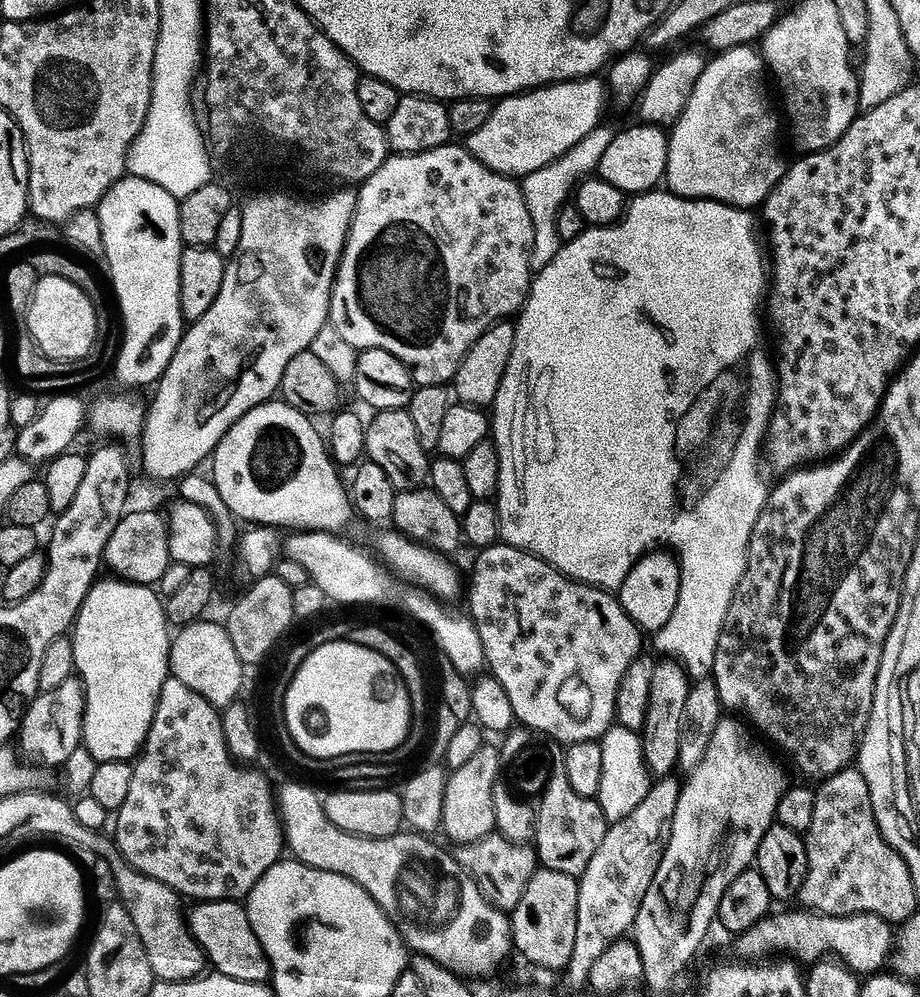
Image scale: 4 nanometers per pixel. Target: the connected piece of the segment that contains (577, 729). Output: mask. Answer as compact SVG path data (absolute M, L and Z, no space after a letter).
M503 542L490 546L489 548L479 549L476 565L472 568L472 585L467 585L466 600L468 596L468 608L470 619L476 625L478 634L482 638L482 650L484 651L484 663L491 679L497 680L506 690L506 698L510 698L510 706L514 706L514 714L517 721L525 729L533 733L541 732L544 736L549 736L557 745L571 746L582 742L597 742L604 739L604 735L616 724L616 702L618 700L618 686L622 686L622 678L626 670L635 660L641 659L644 648L645 633L622 610L619 599L611 591L595 588L589 584L579 584L576 580L571 580L566 574L562 574L552 564L547 564L542 558L538 558L532 552L527 552L521 548L515 548Z

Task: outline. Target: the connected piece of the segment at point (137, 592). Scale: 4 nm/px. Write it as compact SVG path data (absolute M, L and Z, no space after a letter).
M119 578L107 579L108 580L101 579L99 582L93 584L92 589L89 590L88 596L85 598L84 604L80 608L80 615L77 616L74 621L76 633L72 632L70 637L74 652L74 672L75 675L79 677L79 680L84 685L85 689L87 689L87 712L84 715L83 747L86 750L88 747L89 754L94 758L93 761L101 764L115 764L117 762L135 761L148 740L148 731L154 722L154 714L156 713L156 707L160 701L162 686L170 678L169 660L171 658L171 648L174 636L170 631L165 601L155 587L146 584L130 584Z

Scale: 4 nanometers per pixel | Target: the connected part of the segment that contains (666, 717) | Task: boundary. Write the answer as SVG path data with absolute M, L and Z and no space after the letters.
M664 658L657 663L654 679L650 681L650 702L646 710L646 722L643 732L640 733L644 761L653 777L671 775L679 765L686 698L690 698L692 685L688 669L679 660Z

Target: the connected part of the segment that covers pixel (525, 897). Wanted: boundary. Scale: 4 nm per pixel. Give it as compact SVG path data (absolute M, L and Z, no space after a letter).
M543 867L530 878L530 886L526 886L526 894L522 894L522 902L518 902L518 906L510 914L510 919L515 951L521 952L534 967L560 974L572 959L578 935L579 888L579 879Z

